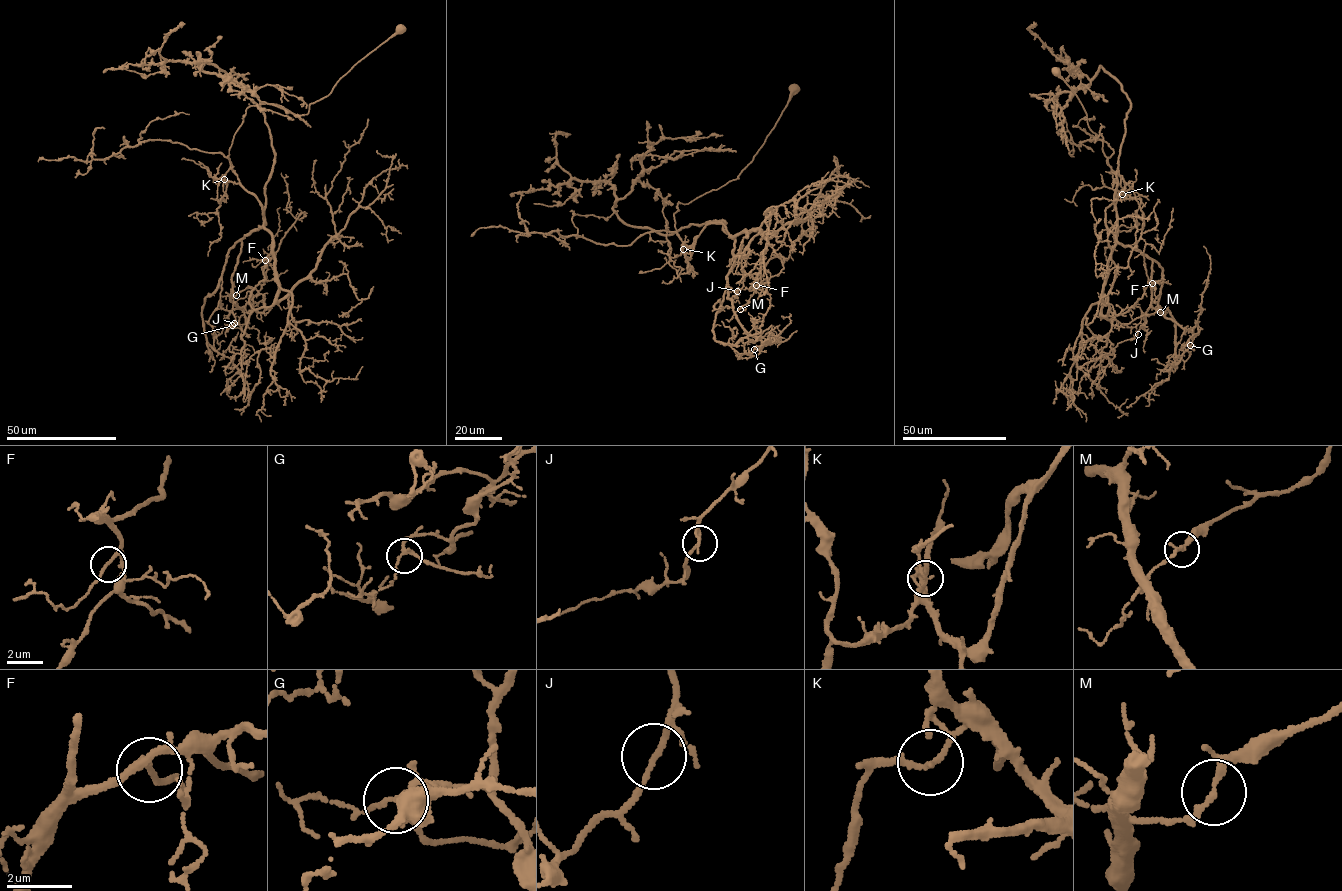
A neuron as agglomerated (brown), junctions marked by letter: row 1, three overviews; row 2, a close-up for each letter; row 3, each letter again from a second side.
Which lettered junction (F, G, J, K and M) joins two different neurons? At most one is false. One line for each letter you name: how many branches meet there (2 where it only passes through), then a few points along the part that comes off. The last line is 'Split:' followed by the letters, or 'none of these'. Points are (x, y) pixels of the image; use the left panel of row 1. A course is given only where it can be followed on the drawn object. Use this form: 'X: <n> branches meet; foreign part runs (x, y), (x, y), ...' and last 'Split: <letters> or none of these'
M: 3 branches meet; foreign part runs (236, 295), (242, 240), (265, 221), (228, 157), (246, 110), (267, 103), (306, 114), (403, 27)
Split: M

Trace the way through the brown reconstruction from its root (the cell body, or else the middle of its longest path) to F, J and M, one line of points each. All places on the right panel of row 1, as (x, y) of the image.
F: (1056, 72), (1094, 142), (1104, 127), (1124, 183), (1105, 211), (1100, 316), (1152, 283)
J: (1056, 72), (1094, 142), (1104, 127), (1104, 155), (1123, 181), (1106, 228), (1151, 260), (1138, 334)
M: (1056, 72), (1094, 142), (1104, 127), (1124, 188), (1106, 228), (1151, 260), (1160, 312)

